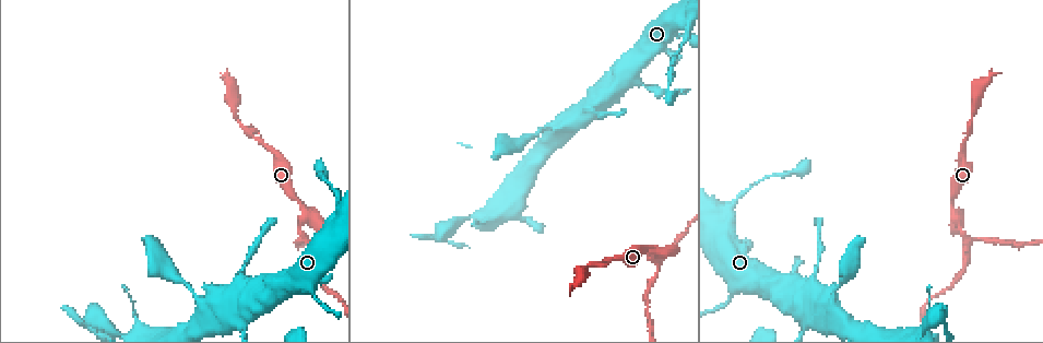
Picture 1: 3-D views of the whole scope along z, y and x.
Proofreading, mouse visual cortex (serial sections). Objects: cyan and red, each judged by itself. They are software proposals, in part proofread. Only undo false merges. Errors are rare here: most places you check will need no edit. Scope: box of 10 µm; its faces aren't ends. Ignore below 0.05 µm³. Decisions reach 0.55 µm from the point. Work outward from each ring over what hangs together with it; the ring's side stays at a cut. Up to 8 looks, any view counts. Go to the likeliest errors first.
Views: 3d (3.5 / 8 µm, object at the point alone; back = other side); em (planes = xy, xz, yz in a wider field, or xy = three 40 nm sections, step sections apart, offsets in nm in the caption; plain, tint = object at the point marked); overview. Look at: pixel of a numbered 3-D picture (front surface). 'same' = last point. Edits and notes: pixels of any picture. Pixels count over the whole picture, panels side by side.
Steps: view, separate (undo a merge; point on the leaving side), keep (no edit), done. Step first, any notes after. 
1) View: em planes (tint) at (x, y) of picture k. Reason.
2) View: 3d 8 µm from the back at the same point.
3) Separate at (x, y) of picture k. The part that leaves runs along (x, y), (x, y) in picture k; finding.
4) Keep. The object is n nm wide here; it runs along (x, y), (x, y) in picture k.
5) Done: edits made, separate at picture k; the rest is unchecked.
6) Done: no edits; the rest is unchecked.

View: 3d 3.5 µm at (656, 265) of picture 1. Abrupt turn.

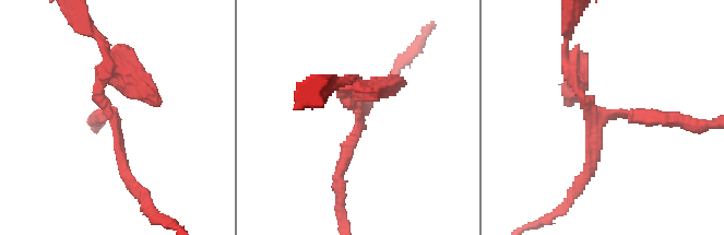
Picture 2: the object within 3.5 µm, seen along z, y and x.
View: em planes (tint) at (113, 117) of picture 2. 3 arms meet here; the arms are 150, 200, 200 nm wide; now the EM.

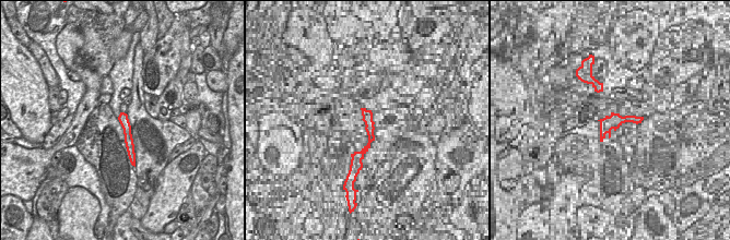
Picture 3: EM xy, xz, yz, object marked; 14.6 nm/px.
Keep. It runs along (122, 115), (131, 156) in picture 3; one cell here.

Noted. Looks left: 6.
View: em xy step 1 (tint) at (828, 304) of picture 1. Two arms in line, one across.

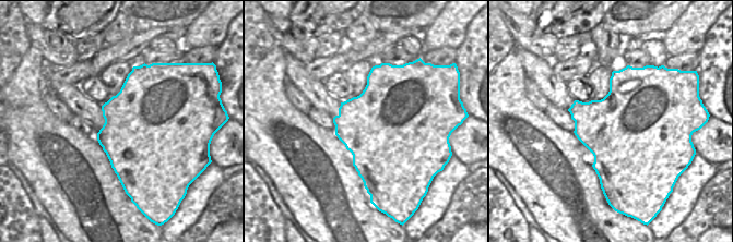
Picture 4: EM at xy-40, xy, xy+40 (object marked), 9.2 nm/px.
View: 3d 3.5 µm at the same point.

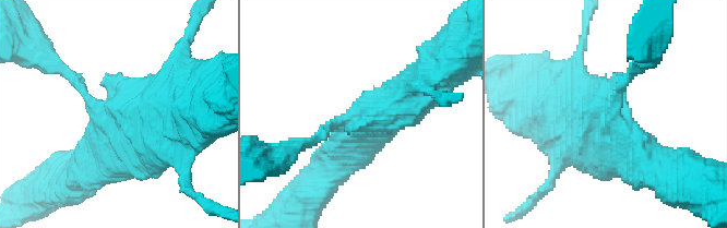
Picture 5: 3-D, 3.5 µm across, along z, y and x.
Keep. The object is 900 nm wide here; it runs along (439, 67), (342, 156) in picture 5; continuous, no second cell.

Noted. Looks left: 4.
View: 3d 3.5 µm at (86, 321) of picture 1. Abrupt turn.

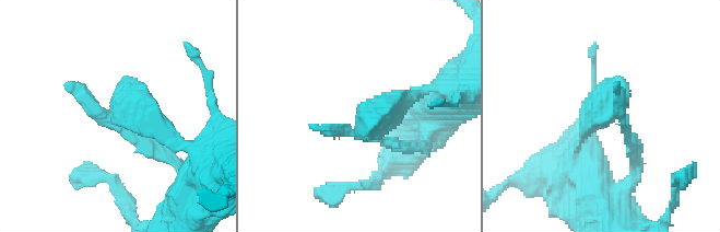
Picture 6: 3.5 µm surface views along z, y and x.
View: em xy step 1 (tint) at (114, 114) of picture 6. Shape alone is not enough.

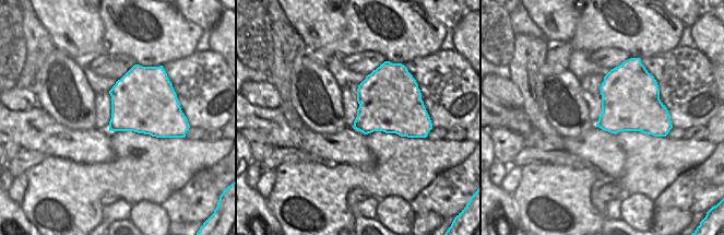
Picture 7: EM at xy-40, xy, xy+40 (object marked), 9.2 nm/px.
Keep. It runs along (586, 130), (620, 111), (636, 154) in picture 6; continuous, no second cell.

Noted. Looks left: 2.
Done: no edits; the rest is unchecked.

